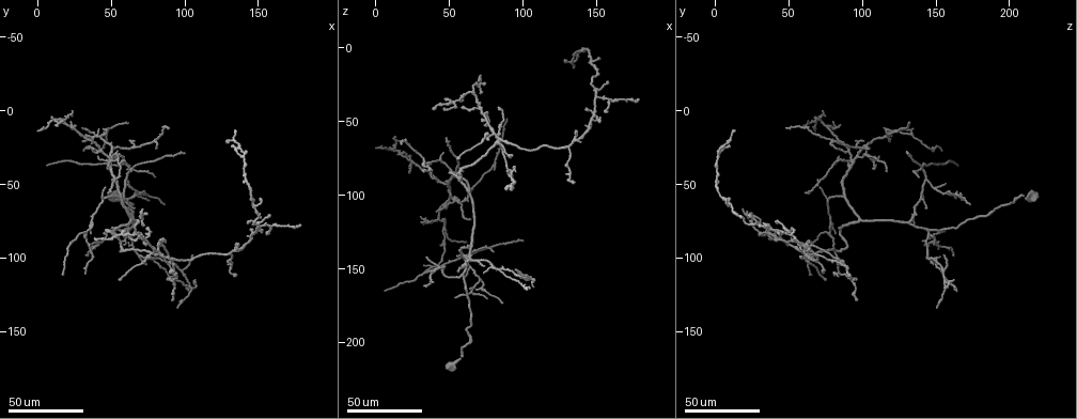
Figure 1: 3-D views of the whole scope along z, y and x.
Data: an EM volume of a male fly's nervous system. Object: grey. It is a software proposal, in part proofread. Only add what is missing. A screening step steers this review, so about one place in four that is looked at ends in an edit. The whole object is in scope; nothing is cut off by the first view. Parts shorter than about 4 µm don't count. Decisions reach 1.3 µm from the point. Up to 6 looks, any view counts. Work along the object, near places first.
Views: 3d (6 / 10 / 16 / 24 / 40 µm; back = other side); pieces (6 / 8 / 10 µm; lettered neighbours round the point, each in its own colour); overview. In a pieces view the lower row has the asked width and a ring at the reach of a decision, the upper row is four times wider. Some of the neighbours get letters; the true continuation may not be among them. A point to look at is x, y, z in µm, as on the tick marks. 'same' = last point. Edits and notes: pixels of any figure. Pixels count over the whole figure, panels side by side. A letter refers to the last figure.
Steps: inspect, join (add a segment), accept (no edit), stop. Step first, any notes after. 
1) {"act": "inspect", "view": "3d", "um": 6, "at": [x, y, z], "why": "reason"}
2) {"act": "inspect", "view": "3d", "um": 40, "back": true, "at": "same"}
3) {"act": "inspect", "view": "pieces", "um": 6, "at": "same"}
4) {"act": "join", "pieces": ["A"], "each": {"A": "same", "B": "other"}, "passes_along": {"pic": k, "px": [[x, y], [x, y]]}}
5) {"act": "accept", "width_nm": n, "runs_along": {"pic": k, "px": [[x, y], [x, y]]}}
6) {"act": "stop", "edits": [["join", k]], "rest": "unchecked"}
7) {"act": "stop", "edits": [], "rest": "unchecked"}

{"act": "inspect", "view": "3d", "um": 40, "at": [86, 64, 172], "why": "an open end"}

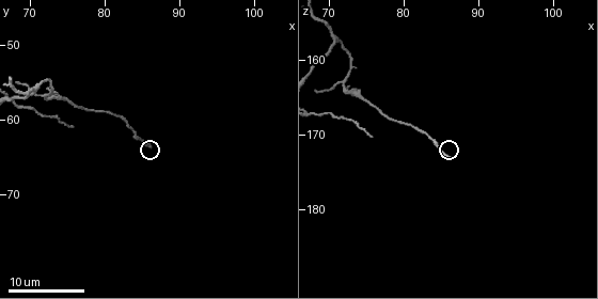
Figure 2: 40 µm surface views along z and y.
{"act": "inspect", "view": "pieces", "um": 8, "at": [86.0, 63.5, 173.0]}

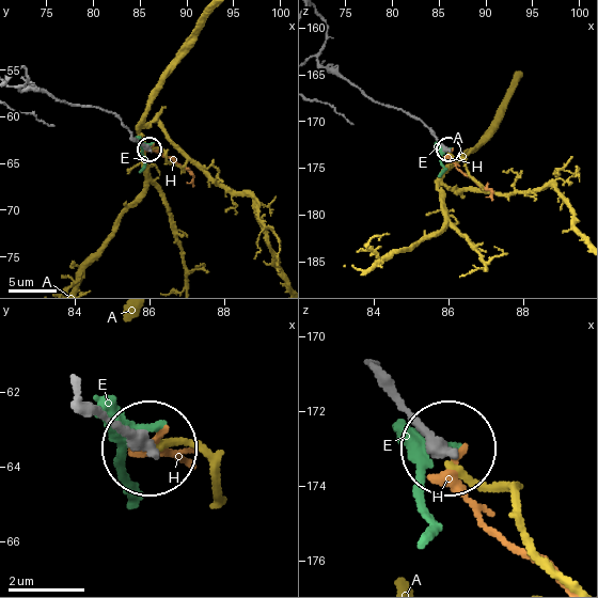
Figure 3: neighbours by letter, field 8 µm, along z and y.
{"act": "accept", "width_nm": 230, "each": {"A": "other", "E": "other", "H": "other"}, "runs_along": {"pic": 3, "px": [[364, 361], [441, 446]]}, "found": "no lettered segment goes on from it"}

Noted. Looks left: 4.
{"act": "inspect", "view": "3d", "um": 24, "at": [64, 88, 140], "why": "branch stops here"}

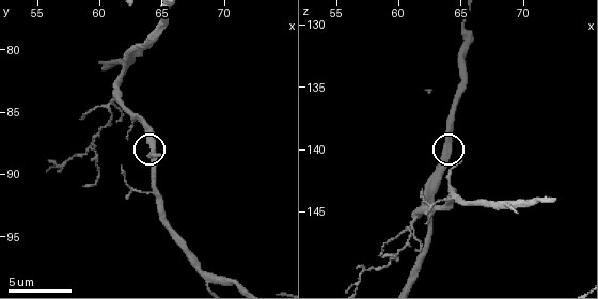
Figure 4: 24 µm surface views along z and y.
{"act": "inspect", "view": "pieces", "um": 10, "at": [64.8, 88.4, 141.0]}

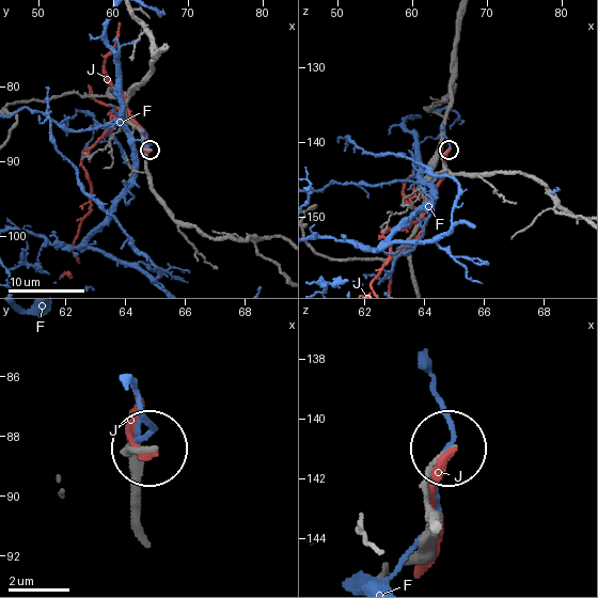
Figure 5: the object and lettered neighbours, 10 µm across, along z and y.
{"act": "accept", "width_nm": 160, "each": {"F": "other", "J": "other"}, "found": "no lettered segment goes on from it"}

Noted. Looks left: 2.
{"act": "inspect", "view": "3d", "um": 24, "at": [64, 78, 136]}

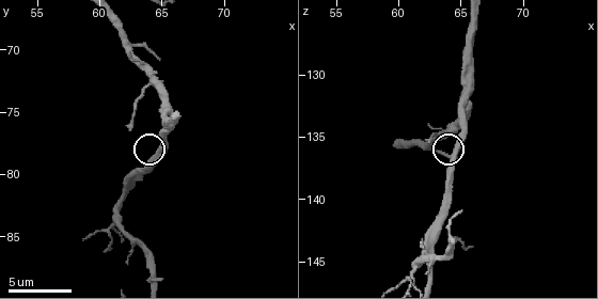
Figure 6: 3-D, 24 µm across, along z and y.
{"act": "inspect", "view": "pieces", "um": 10, "at": [62.4, 76.2, 135.2], "why": "what lies round it"}

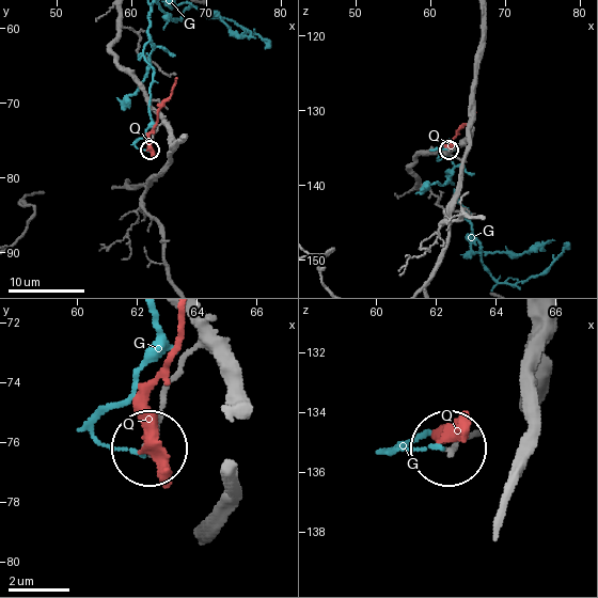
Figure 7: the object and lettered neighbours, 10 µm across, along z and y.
{"act": "accept", "each": {"G": "other", "Q": "other"}, "found": "no lettered segment goes on from it"}

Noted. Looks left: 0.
{"act": "stop", "edits": [], "rest": "unchecked"}

